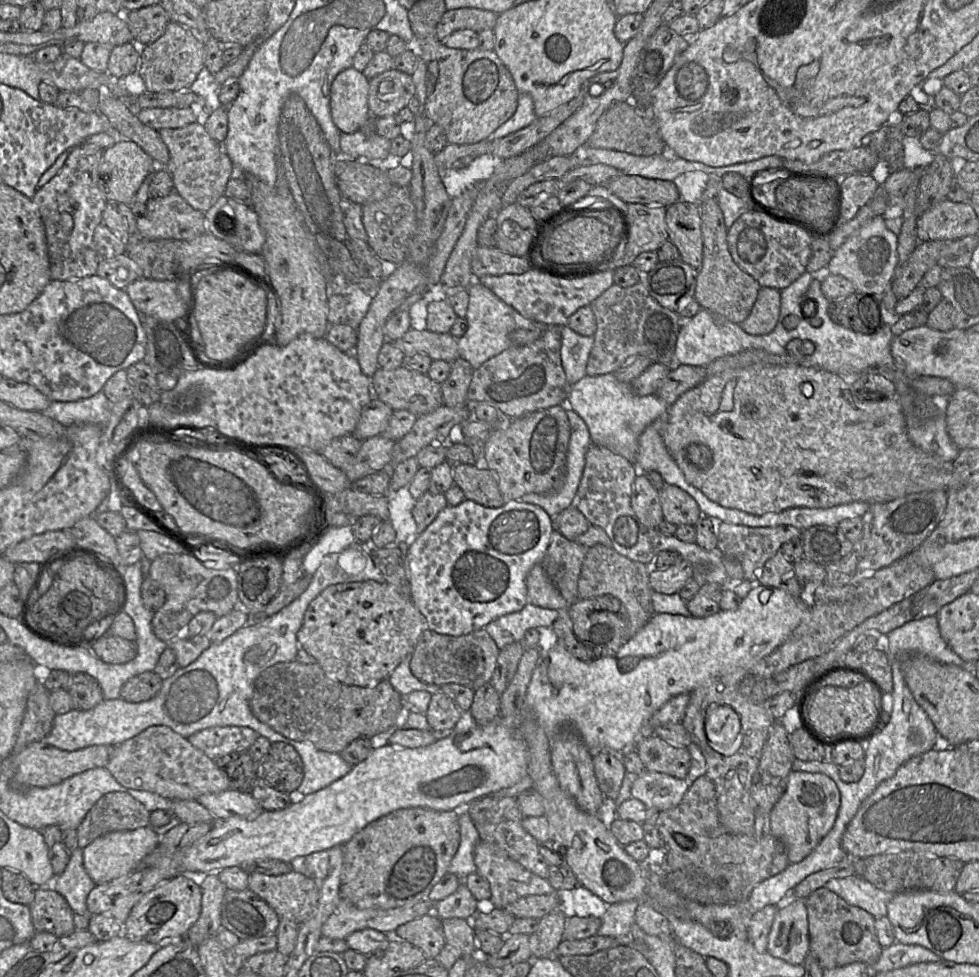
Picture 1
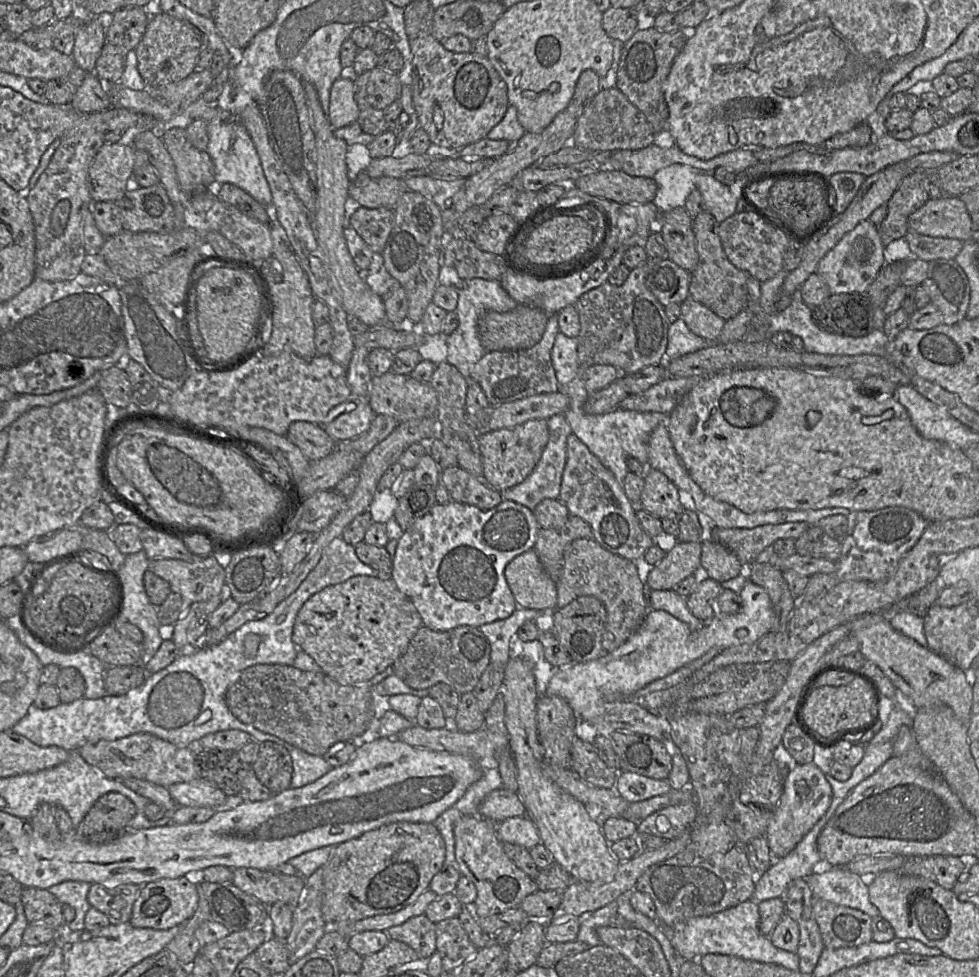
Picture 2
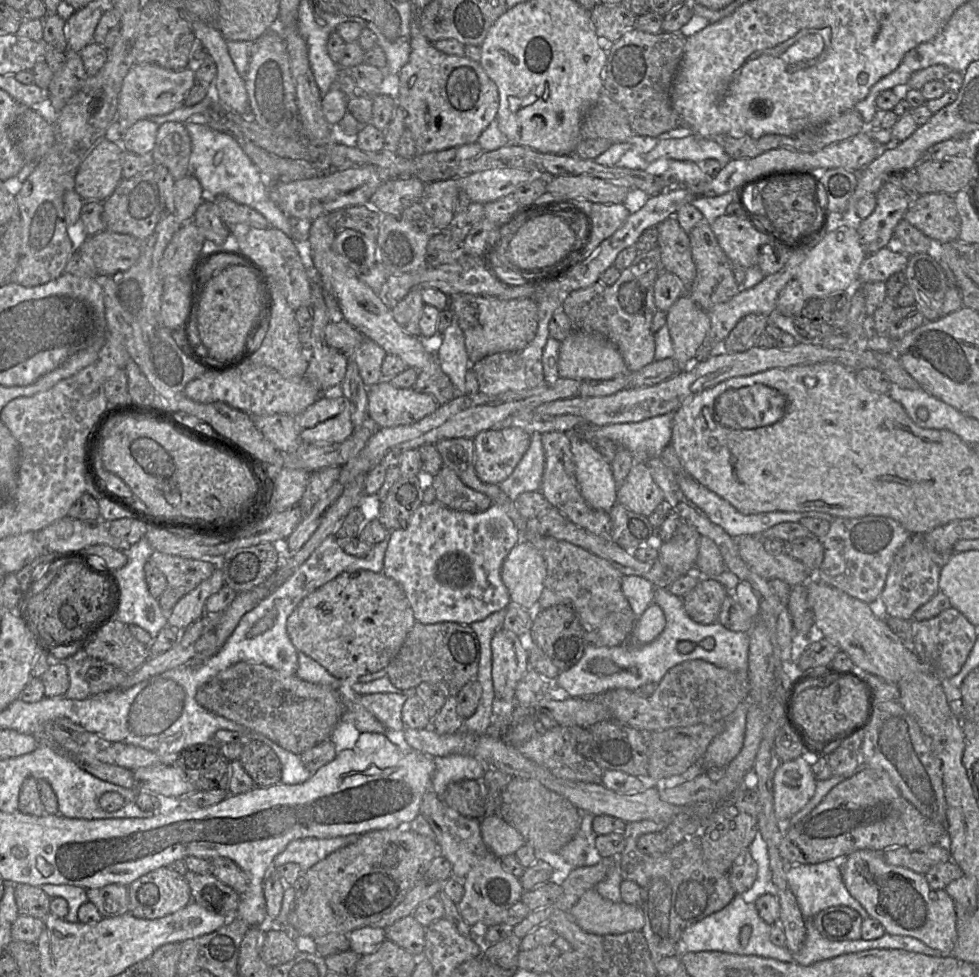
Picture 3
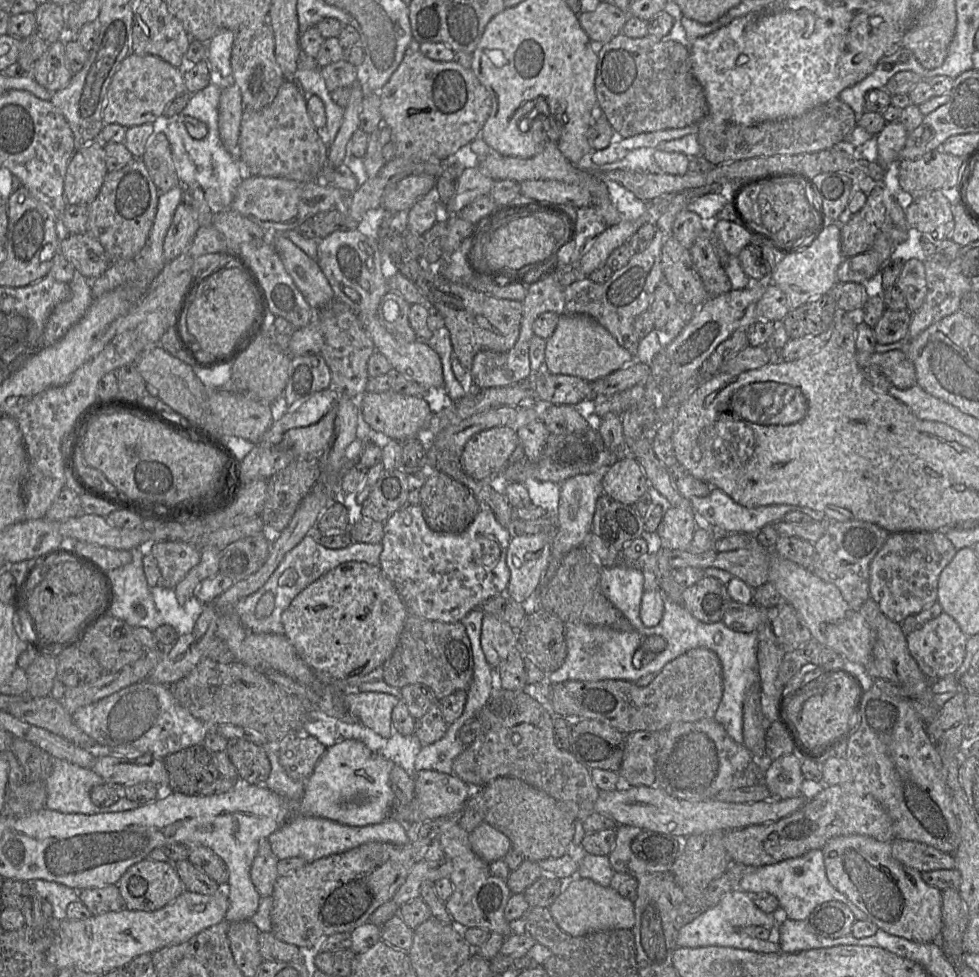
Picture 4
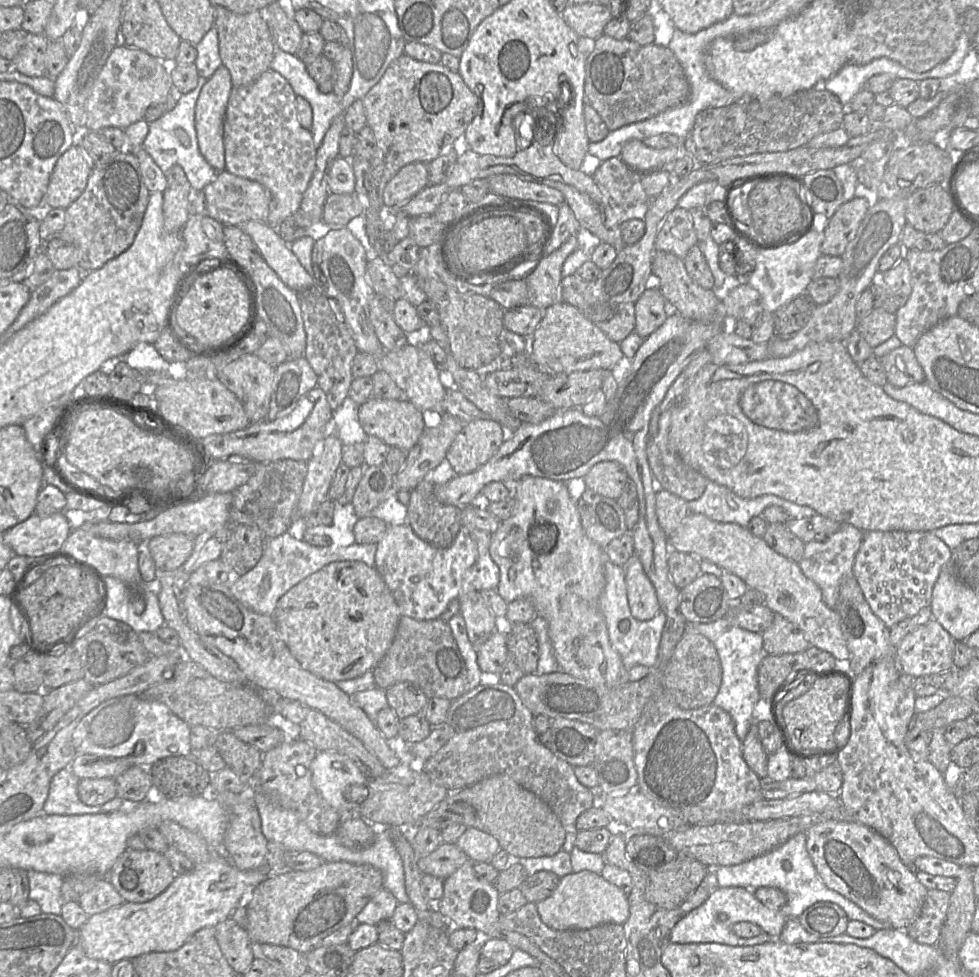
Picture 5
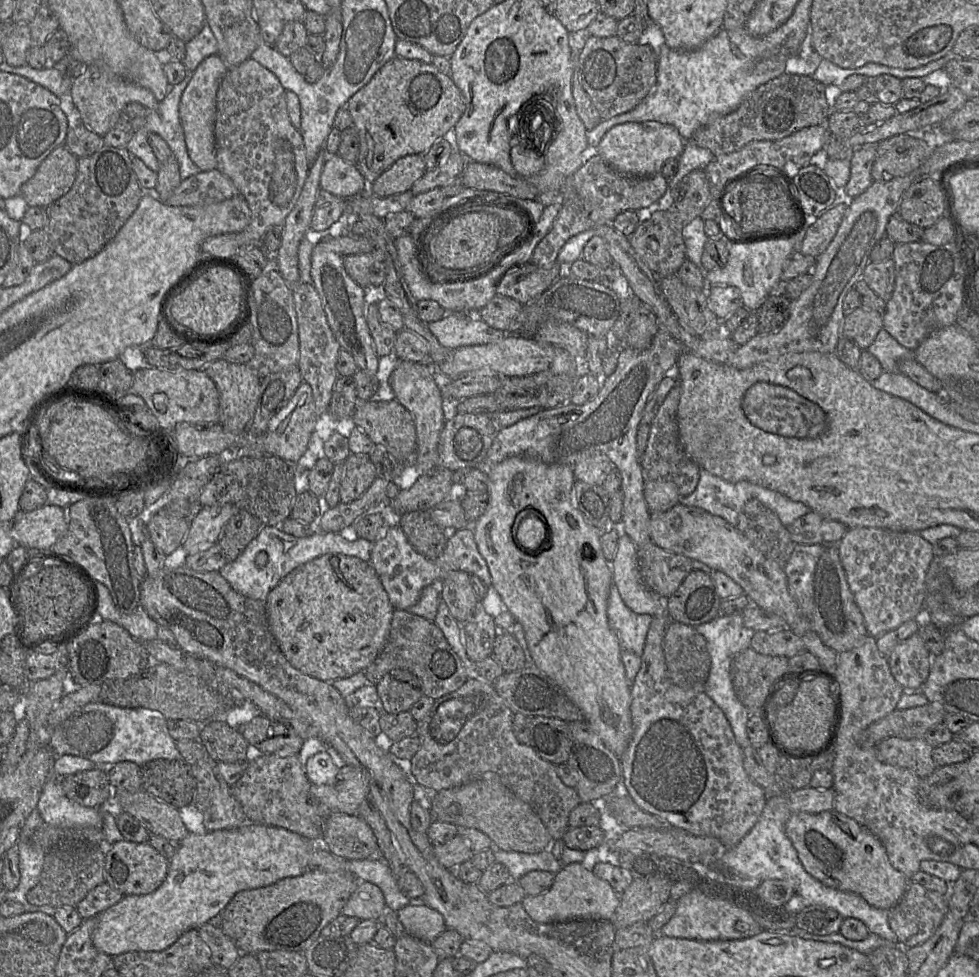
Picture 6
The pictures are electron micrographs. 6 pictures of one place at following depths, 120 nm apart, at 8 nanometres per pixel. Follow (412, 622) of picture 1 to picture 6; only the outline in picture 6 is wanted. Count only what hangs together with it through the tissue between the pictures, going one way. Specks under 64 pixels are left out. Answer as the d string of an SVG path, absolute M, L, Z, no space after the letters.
M331 553L319 556L296 567L282 578L280 582L269 592L264 603L270 632L286 659L302 673L330 683L334 680L348 678L358 672L364 671L377 658L388 640L395 610L370 561L363 561L357 557L344 554Z

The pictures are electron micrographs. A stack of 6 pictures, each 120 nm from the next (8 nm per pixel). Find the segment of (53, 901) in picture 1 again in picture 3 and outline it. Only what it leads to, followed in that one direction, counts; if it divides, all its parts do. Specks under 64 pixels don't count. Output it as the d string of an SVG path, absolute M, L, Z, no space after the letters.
M17 884L14 898L18 908L18 915L46 918L51 913L51 898L38 886Z

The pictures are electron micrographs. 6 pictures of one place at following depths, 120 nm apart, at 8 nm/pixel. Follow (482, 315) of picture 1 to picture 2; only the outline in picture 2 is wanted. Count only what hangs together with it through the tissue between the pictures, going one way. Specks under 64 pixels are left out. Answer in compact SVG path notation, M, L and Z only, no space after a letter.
M474 278L465 280L458 289L458 304L455 313L458 317L458 327L446 336L447 356L446 362L456 367L459 372L471 381L470 373L474 365L487 353L480 343L478 336L478 319L486 311L499 313L514 309L518 303L503 289L499 280L486 280Z

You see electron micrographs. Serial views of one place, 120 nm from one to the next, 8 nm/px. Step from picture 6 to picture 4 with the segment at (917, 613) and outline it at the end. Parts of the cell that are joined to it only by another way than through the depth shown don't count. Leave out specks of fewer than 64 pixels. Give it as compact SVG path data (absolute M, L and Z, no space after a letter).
M943 531L890 533L886 542L872 559L869 567L869 593L881 612L890 620L901 623L909 615L922 611L937 601L937 585L941 571L956 553Z

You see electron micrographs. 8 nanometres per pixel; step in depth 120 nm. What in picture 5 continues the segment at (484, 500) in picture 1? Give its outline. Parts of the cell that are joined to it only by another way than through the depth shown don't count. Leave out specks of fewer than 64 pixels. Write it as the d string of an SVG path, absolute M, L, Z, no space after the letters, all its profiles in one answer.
M422 480L411 490L410 500L407 504L406 523L413 532L422 540L436 548L448 548L455 540L462 527L461 511L463 507L457 507L442 503L435 496L435 484Z

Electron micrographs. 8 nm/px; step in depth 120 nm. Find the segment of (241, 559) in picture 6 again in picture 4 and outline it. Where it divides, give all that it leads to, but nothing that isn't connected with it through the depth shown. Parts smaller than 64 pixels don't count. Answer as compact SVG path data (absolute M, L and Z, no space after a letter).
M314 527L312 532L285 555L268 581L257 592L242 598L236 604L235 611L246 629L253 633L285 635L281 620L282 613L303 589L344 562L366 562L374 566L378 566L380 563L380 554L383 550L381 542L352 542L345 548L329 549L322 546L317 541L317 537L318 533Z

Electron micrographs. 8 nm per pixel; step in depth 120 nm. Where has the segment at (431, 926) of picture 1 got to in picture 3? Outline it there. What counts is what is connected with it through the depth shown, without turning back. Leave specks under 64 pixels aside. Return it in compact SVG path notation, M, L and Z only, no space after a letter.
M412 914L384 928L387 940L402 947L417 958L422 957L425 945L425 927Z

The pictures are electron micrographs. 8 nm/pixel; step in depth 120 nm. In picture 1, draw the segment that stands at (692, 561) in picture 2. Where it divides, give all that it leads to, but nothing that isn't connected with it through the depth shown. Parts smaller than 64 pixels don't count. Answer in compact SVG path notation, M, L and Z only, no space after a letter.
M684 558L676 564L655 569L649 573L649 583L652 590L662 594L678 593L692 578L692 565Z

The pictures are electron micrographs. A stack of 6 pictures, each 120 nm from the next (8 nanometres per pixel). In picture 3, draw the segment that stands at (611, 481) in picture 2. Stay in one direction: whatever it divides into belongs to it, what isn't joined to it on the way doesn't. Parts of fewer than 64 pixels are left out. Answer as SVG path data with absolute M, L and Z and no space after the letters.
M559 431L545 432L541 435L541 441L545 452L545 465L538 491L569 522L605 540L611 540L612 522L609 513L590 507L580 493L575 475L574 456L571 452L570 433Z

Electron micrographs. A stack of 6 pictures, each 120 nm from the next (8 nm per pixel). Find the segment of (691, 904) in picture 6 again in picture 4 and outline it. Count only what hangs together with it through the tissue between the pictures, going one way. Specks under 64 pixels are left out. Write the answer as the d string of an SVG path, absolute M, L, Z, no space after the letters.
M736 889L727 893L718 904L708 908L693 921L683 926L678 933L676 944L678 947L684 948L721 946L758 953L777 953L781 951L778 943L752 938L744 933L744 928L761 926L766 929L772 929L778 926L779 918L779 913L771 914L761 911L755 905L753 895Z

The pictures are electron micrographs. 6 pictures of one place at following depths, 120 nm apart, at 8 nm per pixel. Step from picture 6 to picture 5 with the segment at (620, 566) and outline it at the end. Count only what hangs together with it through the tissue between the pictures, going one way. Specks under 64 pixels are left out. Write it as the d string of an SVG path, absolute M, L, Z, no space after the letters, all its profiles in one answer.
M634 554L622 567L632 616L640 621L652 619L660 607L655 588L646 575L640 559Z

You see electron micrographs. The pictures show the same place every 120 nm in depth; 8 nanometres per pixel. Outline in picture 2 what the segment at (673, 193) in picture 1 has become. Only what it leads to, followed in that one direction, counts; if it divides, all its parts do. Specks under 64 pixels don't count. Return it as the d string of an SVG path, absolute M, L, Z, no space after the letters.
M597 171L580 176L573 185L590 196L624 204L650 203L658 189L652 178L630 176L622 171Z

